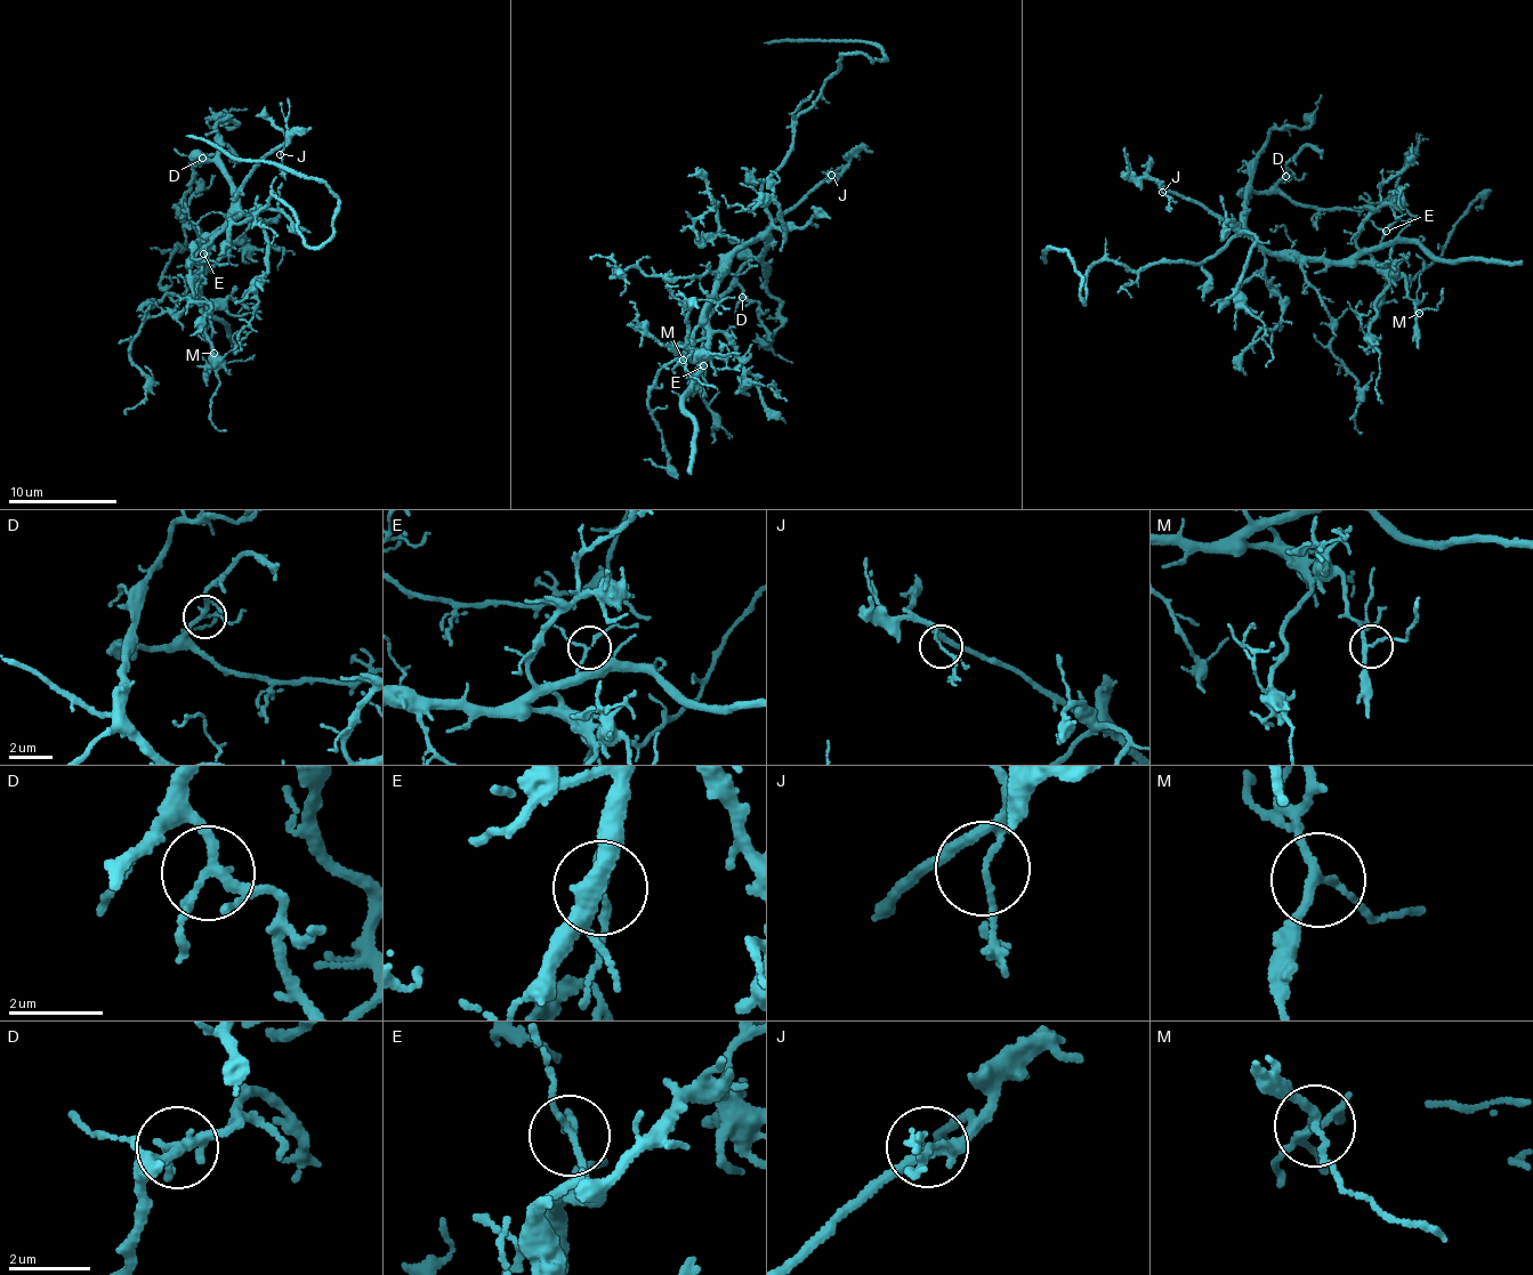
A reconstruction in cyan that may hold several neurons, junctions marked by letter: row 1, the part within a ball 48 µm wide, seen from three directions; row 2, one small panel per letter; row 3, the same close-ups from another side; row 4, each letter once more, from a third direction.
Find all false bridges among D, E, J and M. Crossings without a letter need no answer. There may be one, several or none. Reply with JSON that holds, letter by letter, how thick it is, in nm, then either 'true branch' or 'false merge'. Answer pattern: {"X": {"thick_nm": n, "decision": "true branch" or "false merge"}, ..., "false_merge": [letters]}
{"D": {"thick_nm": 190, "decision": "true branch"}, "E": {"thick_nm": 120, "decision": "true branch"}, "J": {"thick_nm": 100, "decision": "true branch"}, "M": {"thick_nm": 170, "decision": "true branch"}, "false_merge": []}

